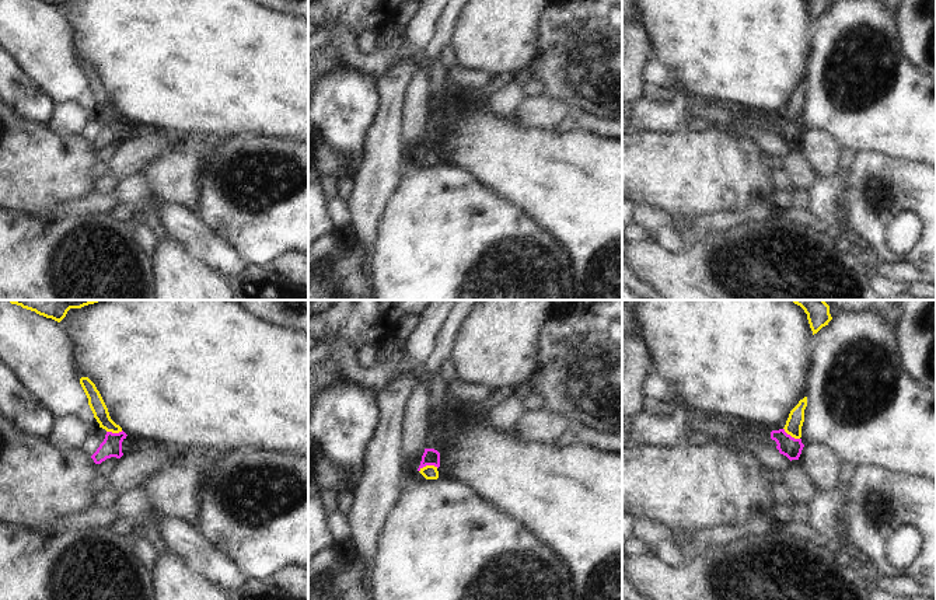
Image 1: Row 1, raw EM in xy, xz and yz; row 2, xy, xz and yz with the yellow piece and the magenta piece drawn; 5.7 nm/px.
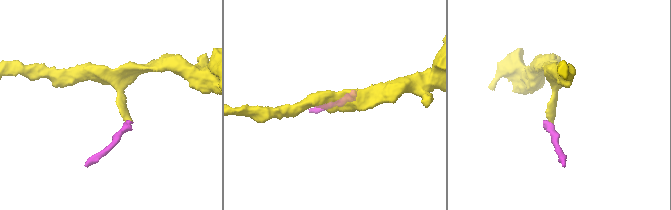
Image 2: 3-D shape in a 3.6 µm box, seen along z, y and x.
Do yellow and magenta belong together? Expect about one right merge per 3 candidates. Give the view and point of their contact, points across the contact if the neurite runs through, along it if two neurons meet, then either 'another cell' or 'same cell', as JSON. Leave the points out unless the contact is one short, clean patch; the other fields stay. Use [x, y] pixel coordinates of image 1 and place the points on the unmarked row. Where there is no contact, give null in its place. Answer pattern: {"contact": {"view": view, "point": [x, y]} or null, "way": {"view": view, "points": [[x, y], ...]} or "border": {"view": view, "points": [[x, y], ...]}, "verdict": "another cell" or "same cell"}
{"contact": {"view": "xz", "point": [428, 152]}, "way": {"view": "xz", "points": [[429, 157], [428, 152], [430, 143]]}, "verdict": "same cell"}

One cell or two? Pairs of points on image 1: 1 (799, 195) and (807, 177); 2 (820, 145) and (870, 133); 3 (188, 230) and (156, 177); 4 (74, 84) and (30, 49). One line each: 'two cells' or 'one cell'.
1: two cells
2: two cells
3: two cells
4: one cell

